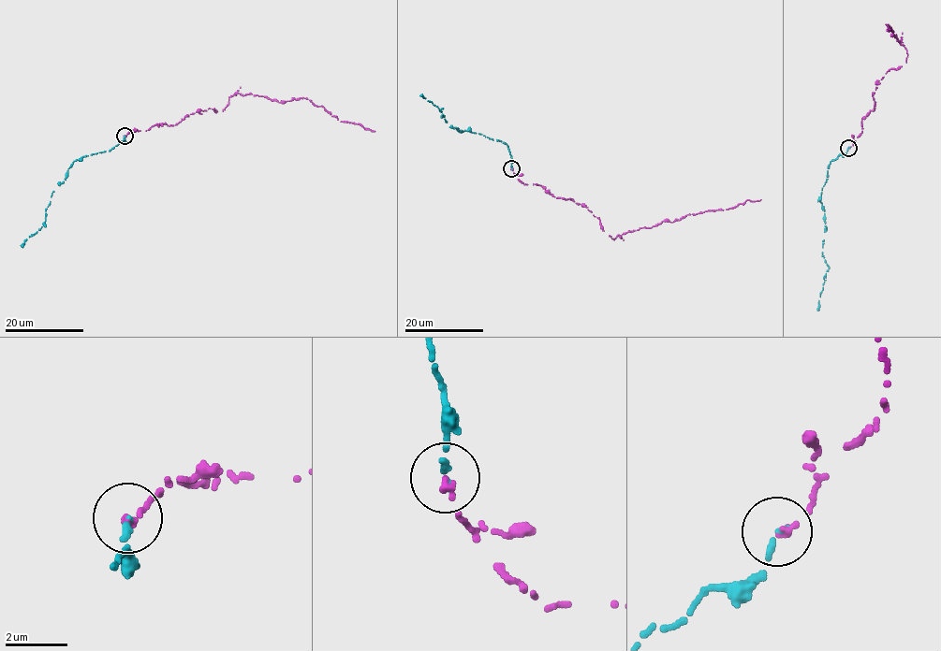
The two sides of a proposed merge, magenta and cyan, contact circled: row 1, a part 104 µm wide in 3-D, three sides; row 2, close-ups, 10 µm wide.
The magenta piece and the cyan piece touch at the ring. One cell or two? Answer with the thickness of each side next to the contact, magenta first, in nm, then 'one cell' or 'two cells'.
240/200 nm | one cell

